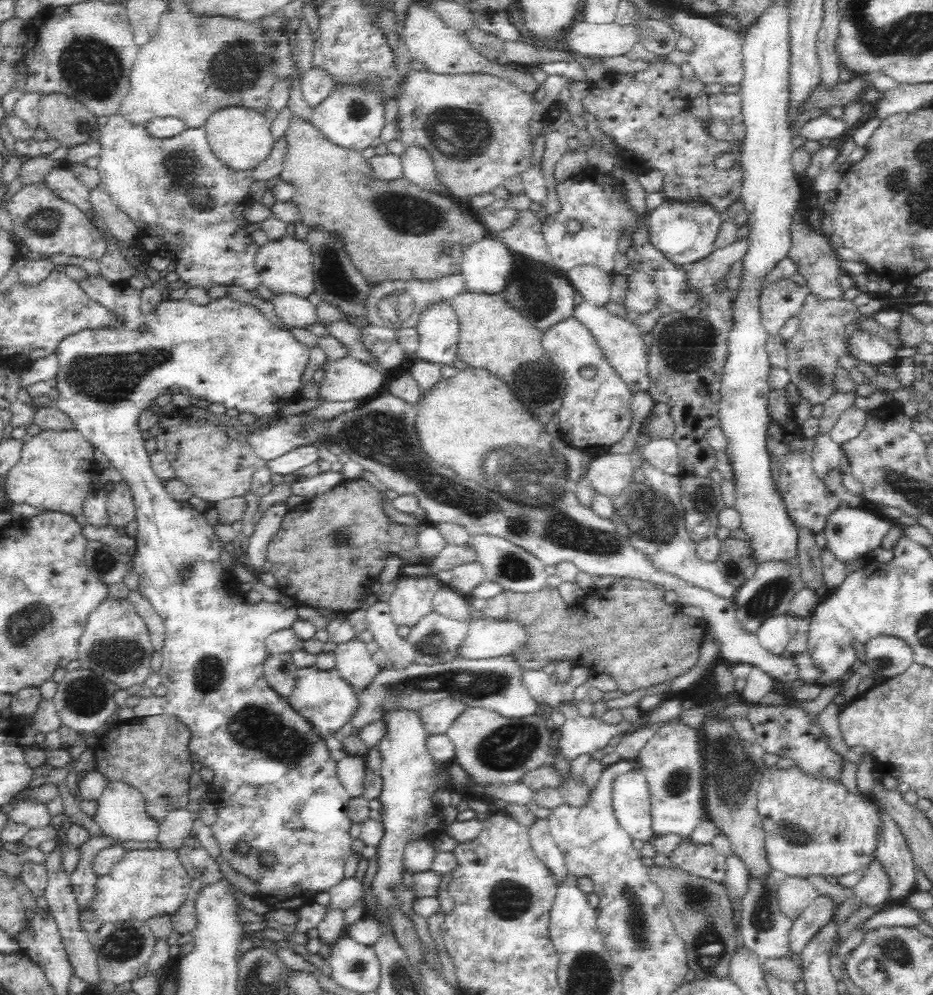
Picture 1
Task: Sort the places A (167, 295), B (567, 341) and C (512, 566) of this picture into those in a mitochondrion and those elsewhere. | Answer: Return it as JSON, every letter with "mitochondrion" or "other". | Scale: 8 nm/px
{"A":"other","B":"other","C":"mitochondrion"}

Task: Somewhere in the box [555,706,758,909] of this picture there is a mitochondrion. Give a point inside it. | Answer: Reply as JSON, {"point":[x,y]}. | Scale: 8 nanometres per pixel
{"point":[678,783]}

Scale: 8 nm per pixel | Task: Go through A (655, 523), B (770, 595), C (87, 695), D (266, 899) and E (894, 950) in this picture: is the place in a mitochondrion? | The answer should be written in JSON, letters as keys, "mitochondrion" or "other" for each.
{"A":"mitochondrion","B":"mitochondrion","C":"mitochondrion","D":"other","E":"mitochondrion"}

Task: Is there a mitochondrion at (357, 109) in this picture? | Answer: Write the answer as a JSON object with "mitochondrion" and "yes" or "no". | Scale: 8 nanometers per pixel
{"mitochondrion":"yes"}

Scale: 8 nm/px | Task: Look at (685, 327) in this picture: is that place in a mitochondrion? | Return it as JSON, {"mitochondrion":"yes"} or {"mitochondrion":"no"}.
{"mitochondrion":"yes"}

